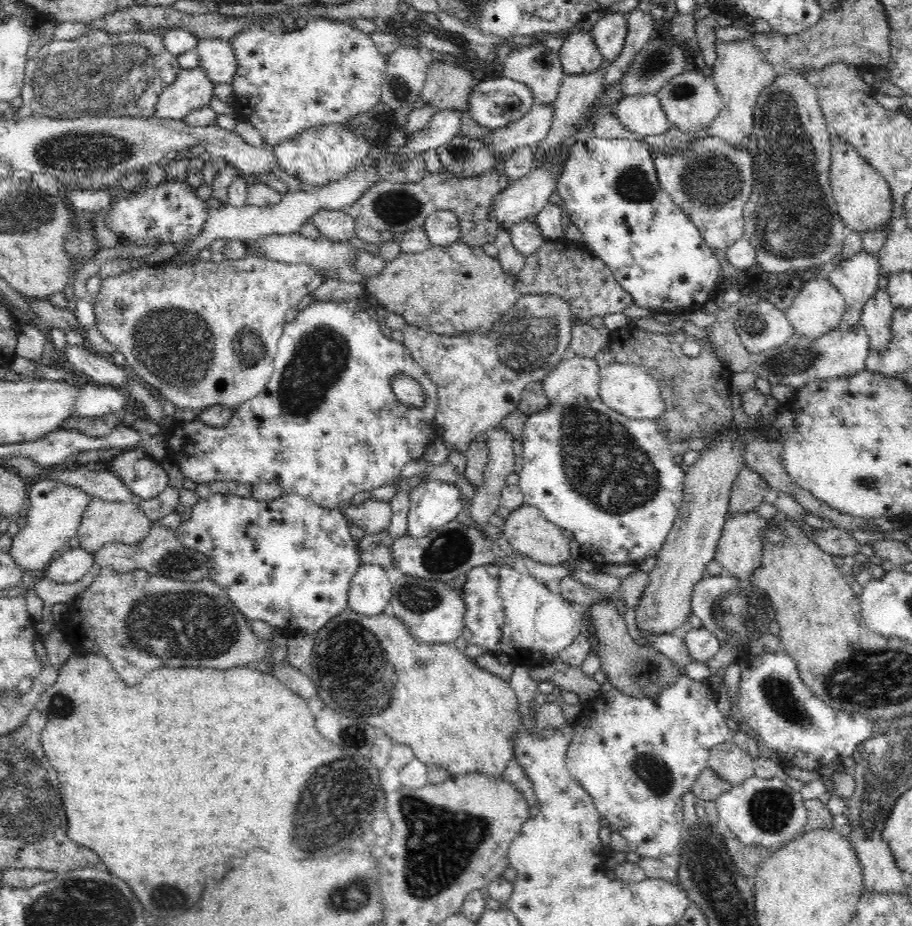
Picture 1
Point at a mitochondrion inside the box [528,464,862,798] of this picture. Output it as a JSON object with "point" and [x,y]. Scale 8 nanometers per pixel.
{"point":[738,613]}

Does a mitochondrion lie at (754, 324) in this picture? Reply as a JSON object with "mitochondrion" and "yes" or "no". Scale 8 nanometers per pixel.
{"mitochondrion":"yes"}

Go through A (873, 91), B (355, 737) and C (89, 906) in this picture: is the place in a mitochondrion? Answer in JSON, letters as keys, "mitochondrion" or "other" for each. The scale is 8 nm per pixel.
{"A":"other","B":"mitochondrion","C":"mitochondrion"}

